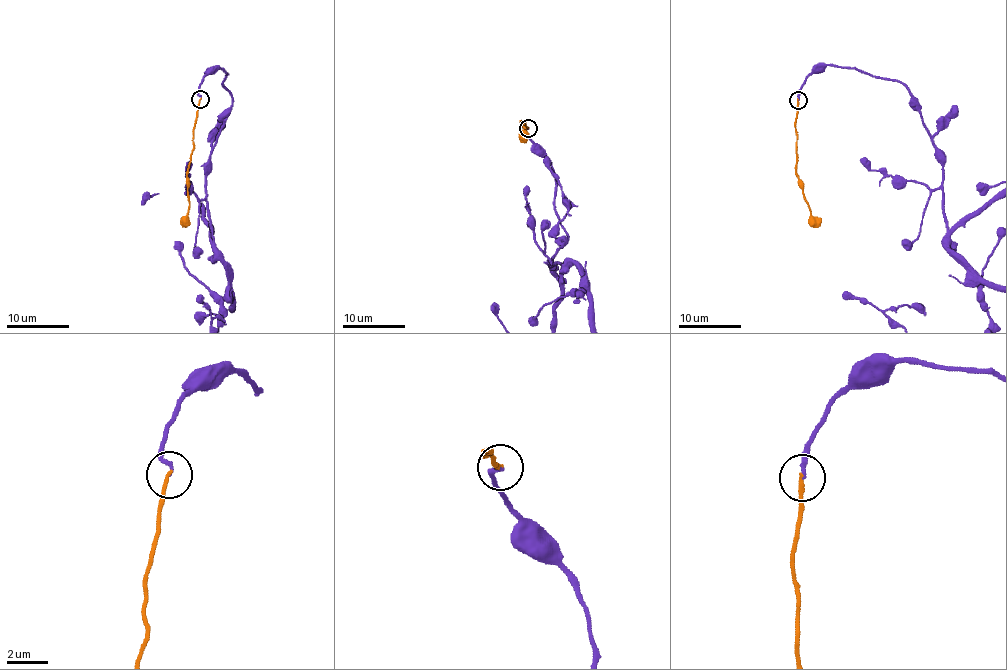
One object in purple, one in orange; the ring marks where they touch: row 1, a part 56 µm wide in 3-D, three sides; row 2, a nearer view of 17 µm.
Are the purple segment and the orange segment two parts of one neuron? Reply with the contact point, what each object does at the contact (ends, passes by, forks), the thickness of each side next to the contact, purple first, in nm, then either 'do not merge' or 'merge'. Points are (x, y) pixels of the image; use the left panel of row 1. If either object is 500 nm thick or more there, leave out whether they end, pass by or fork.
place (200, 99); purple ends; orange ends; calibres 170 and 190 nm; merge

